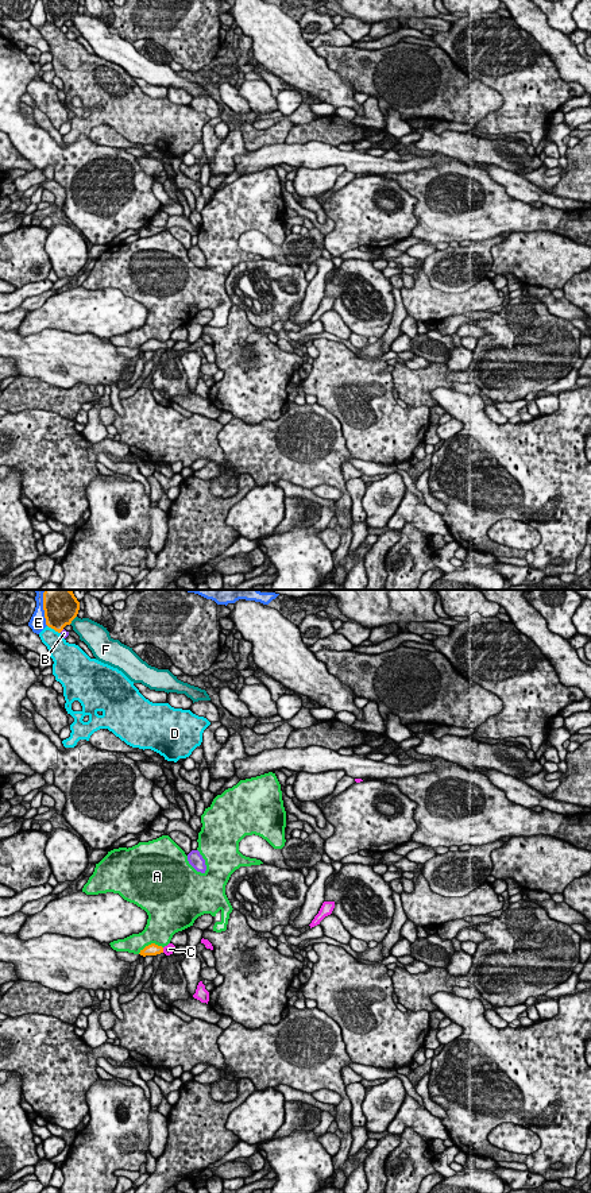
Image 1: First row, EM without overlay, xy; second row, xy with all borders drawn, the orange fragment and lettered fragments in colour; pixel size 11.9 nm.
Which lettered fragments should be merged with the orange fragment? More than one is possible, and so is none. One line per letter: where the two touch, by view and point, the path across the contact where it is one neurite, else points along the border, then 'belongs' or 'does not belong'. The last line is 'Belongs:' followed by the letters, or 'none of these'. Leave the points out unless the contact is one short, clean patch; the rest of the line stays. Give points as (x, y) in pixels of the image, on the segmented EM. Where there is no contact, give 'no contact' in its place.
A: contact xy (151, 944); does not belong
B: contact xy (61, 630); does not belong
C: contact xy (162, 950); way xy (153, 949), (162, 950), (169, 949); belongs
D: contact xy (54, 629); does not belong
E: contact xy (43, 607); does not belong
F: contact xy (73, 618); does not belong
Belongs: C

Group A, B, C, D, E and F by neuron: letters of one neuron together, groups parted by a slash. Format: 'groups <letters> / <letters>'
groups A / B / C / D / E / F

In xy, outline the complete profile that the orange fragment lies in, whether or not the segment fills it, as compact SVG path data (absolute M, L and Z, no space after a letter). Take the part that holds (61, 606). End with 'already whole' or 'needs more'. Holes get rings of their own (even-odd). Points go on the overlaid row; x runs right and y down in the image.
M45 590L43 610L46 625L61 633L77 617L80 602L72 590Z; already whole

